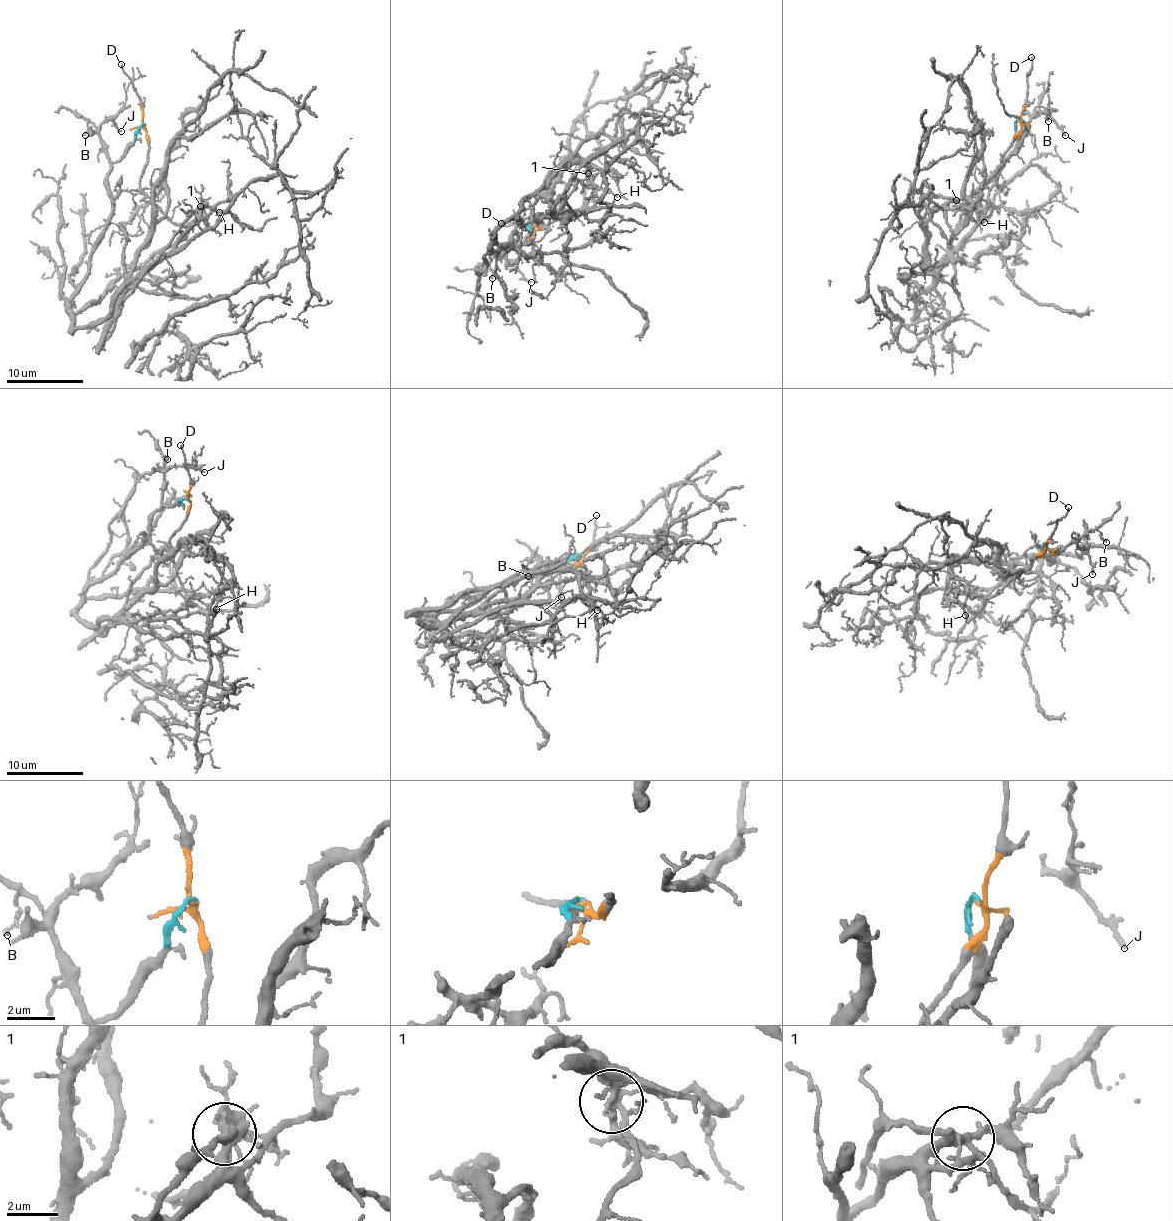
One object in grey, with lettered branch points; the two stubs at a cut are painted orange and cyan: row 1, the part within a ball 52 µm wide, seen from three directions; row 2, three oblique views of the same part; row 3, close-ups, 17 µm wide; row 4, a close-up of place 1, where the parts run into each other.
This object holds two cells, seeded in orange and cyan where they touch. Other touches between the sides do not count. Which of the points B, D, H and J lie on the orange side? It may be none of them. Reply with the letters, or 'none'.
D

